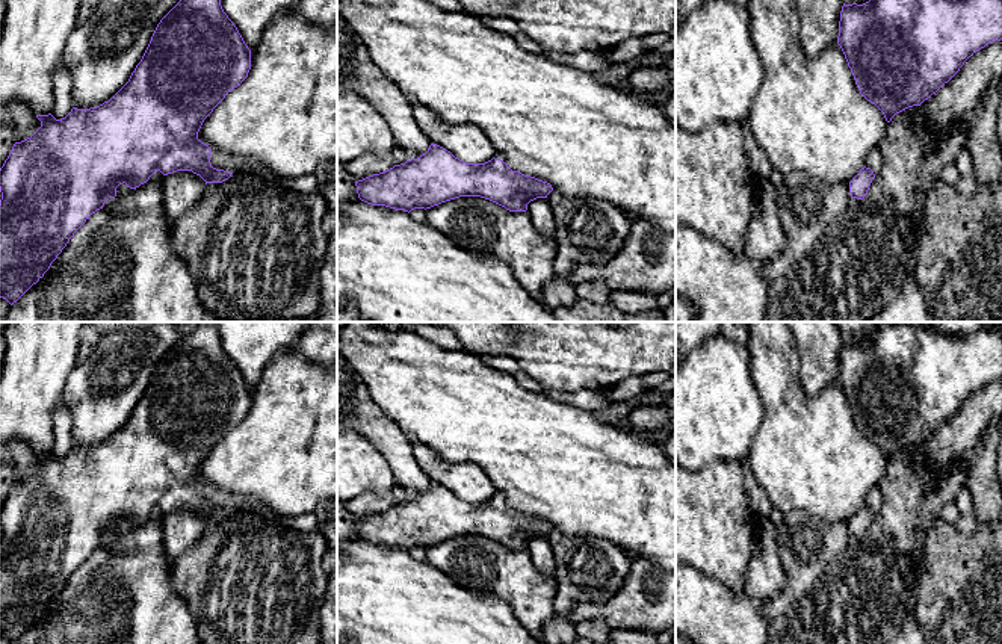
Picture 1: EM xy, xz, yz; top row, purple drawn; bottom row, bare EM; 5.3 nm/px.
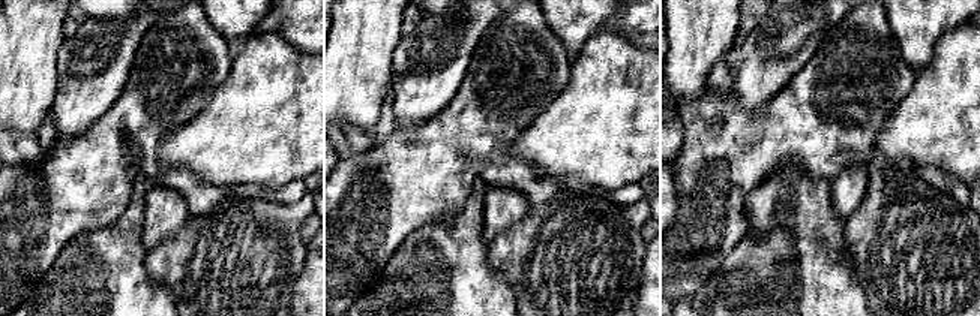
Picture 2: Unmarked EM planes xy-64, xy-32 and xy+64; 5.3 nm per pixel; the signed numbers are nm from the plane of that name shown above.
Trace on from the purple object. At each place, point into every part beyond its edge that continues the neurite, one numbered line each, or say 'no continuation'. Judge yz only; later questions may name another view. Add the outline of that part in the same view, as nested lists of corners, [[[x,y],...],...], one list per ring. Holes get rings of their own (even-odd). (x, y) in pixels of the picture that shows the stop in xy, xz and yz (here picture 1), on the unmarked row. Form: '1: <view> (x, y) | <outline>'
1: yz (874, 496) | [[[875,485],[871,488],[871,491],[866,496],[866,506],[871,506],[874,512],[877,514],[881,508],[881,491],[880,485]]]

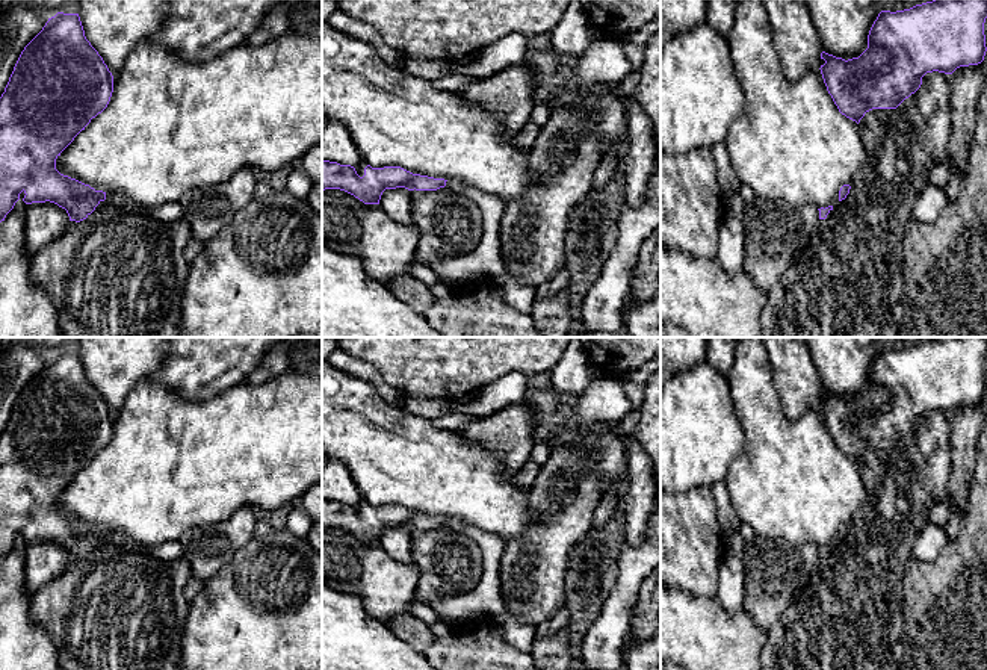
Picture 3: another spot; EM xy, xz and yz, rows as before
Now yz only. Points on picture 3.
no continuation

